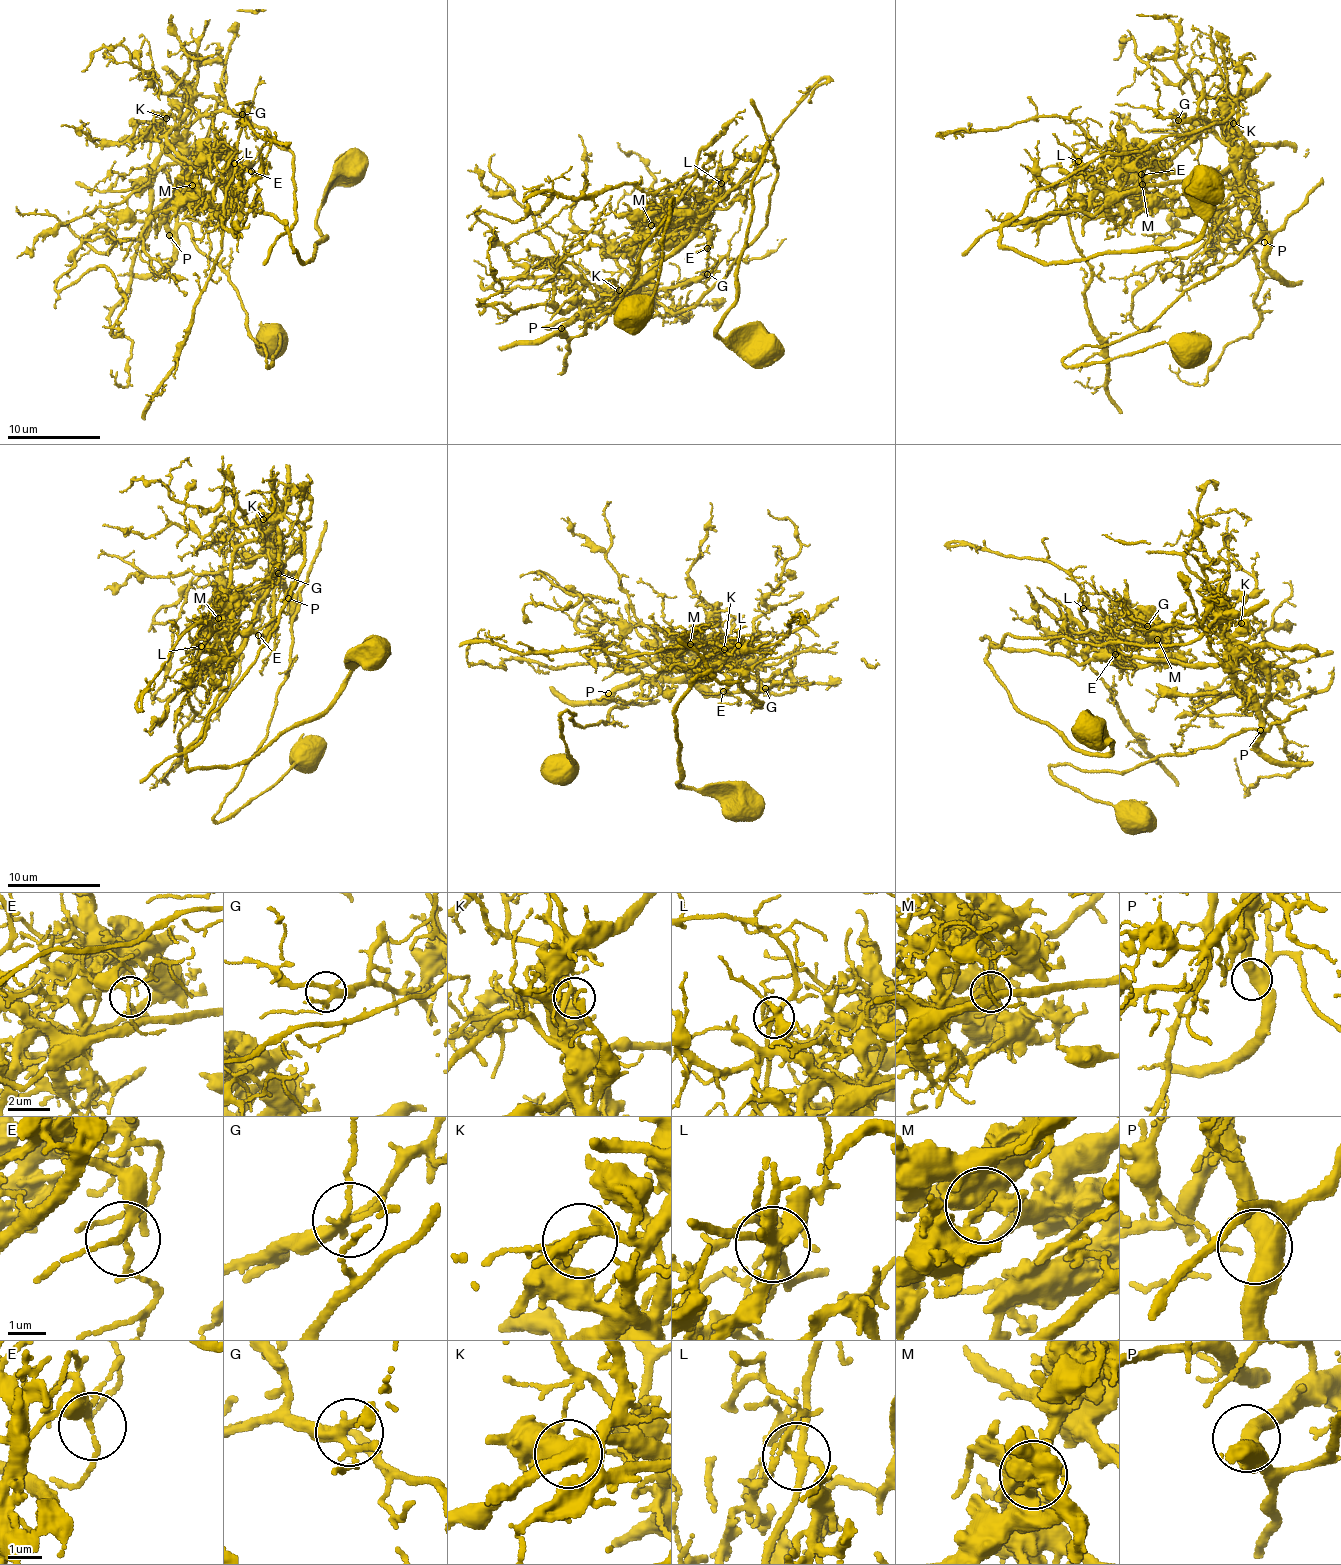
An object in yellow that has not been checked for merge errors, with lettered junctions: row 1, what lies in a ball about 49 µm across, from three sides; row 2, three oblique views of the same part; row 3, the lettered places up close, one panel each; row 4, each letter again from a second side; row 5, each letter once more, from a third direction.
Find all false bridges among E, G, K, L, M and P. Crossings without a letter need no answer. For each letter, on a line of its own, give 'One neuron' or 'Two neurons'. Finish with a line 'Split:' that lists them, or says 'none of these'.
E: One neuron
G: One neuron
K: Two neurons
L: Two neurons
M: Two neurons
P: One neuron
Split: K, L, M

